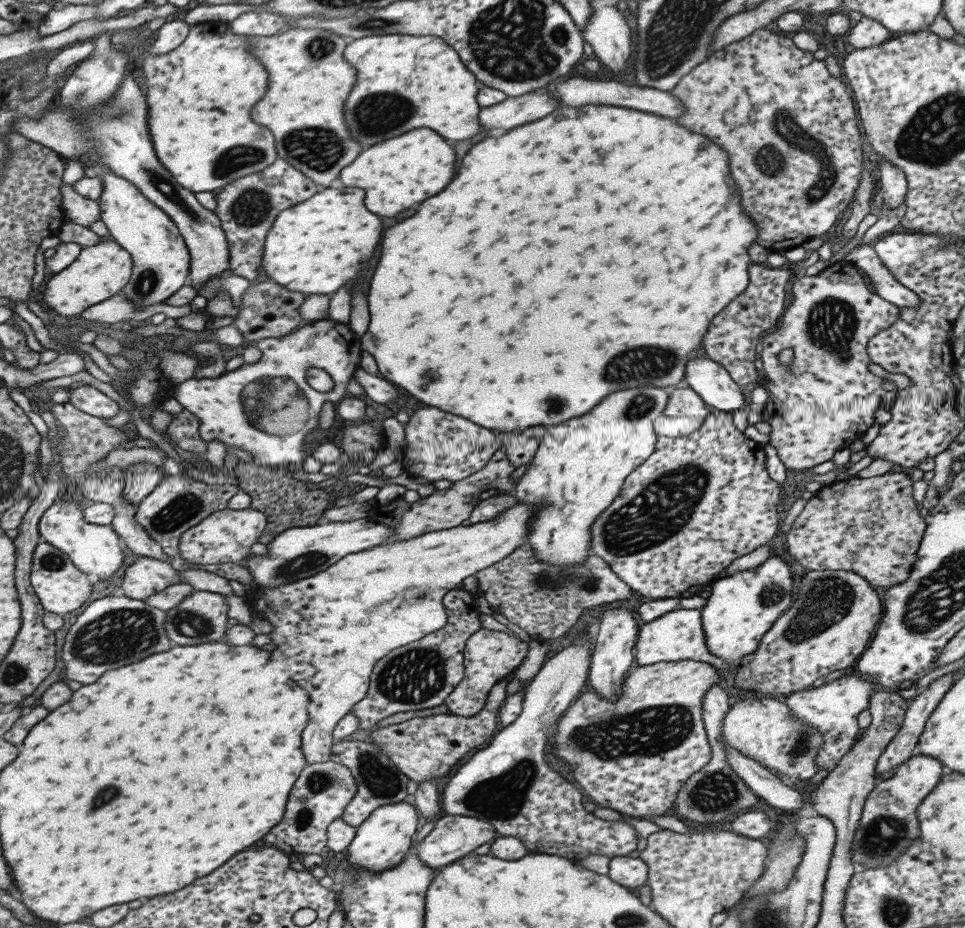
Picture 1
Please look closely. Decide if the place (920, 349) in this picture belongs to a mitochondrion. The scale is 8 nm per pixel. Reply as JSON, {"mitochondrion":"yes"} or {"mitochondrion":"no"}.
{"mitochondrion":"no"}

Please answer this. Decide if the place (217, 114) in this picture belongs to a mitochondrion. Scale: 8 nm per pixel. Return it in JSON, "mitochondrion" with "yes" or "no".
{"mitochondrion":"no"}

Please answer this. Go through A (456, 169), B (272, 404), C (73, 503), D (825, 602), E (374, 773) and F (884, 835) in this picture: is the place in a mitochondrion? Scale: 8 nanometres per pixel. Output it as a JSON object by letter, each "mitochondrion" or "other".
{"A":"other","B":"mitochondrion","C":"other","D":"mitochondrion","E":"mitochondrion","F":"mitochondrion"}

